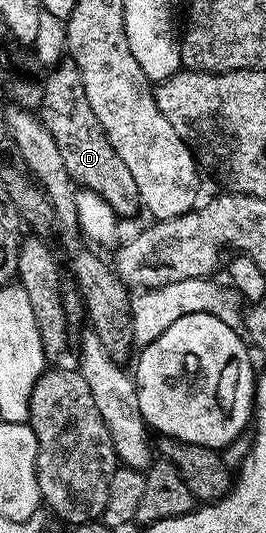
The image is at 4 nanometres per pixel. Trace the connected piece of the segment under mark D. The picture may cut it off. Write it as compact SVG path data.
M61 61L51 68L49 75L52 76L43 80L44 92L38 114L46 129L50 129L54 145L58 145L58 153L62 153L66 173L70 173L73 184L102 197L102 201L110 205L117 217L132 215L136 210L139 212L142 204L138 185L134 185L130 169L126 169L122 157L114 153L114 145L110 145L102 125L98 125L98 117L94 117L94 109L90 109L90 101L86 101L86 89L82 85L76 64Z

